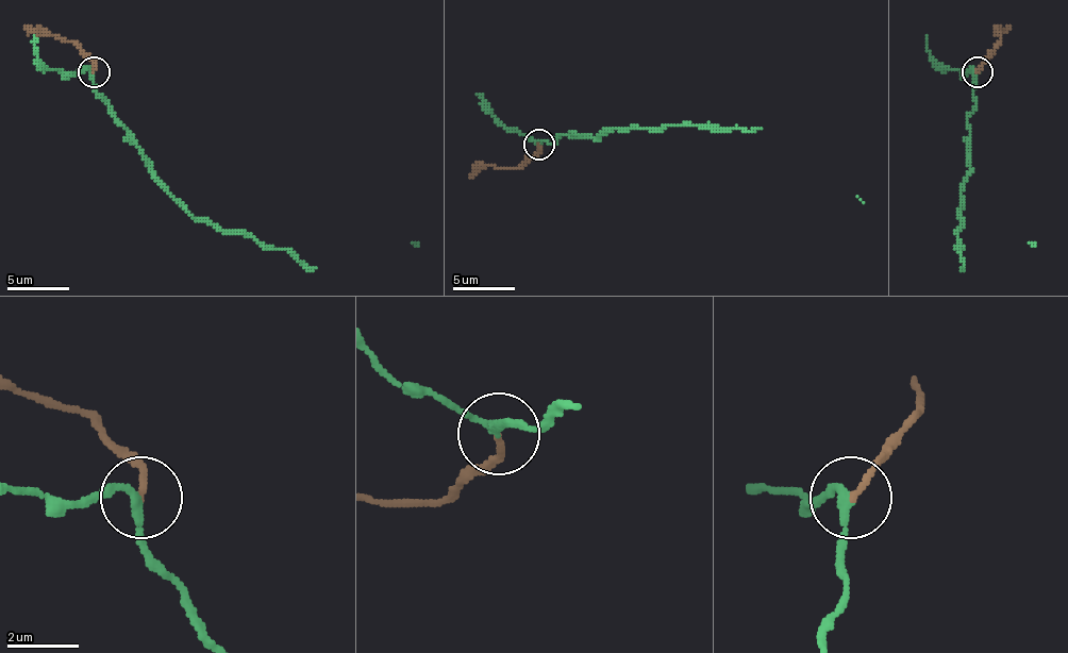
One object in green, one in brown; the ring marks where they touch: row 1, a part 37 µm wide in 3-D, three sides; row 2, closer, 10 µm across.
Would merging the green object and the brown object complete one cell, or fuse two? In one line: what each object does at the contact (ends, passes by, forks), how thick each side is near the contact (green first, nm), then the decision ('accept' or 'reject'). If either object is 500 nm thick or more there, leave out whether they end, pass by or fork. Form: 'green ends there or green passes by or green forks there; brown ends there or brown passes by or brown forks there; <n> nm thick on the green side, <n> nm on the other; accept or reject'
green passes by; brown ends there; 200 nm thick on the green side, 170 nm on the other; reject

